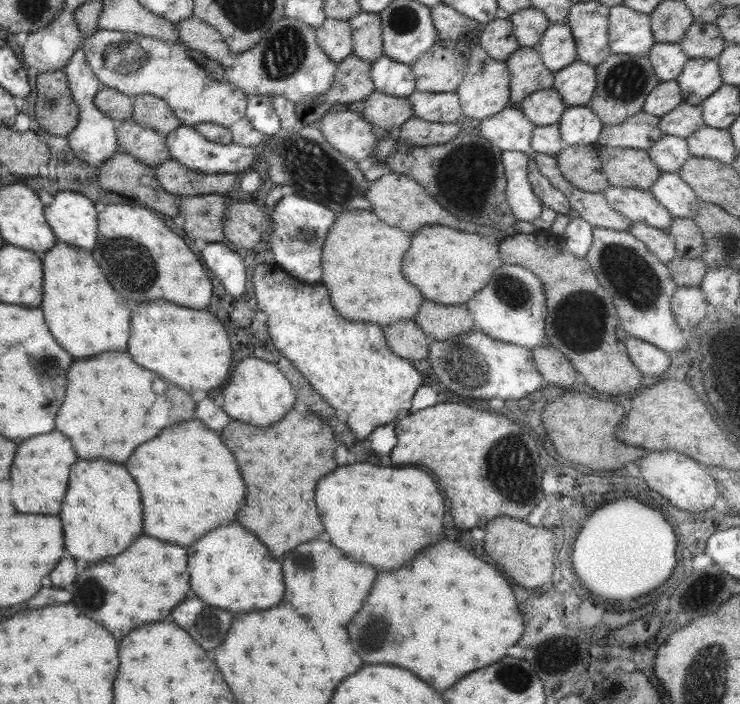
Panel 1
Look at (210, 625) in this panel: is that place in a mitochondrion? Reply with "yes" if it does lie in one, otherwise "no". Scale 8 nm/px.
yes

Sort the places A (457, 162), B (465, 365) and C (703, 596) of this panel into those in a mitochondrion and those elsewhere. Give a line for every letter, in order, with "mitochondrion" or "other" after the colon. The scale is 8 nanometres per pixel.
A: mitochondrion
B: mitochondrion
C: other

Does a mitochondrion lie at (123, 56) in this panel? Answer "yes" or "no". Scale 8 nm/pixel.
yes

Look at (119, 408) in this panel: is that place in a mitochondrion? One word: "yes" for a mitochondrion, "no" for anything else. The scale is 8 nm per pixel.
no

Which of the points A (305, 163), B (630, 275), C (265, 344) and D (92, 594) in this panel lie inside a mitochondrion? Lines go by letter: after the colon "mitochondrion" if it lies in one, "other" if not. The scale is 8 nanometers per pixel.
A: mitochondrion
B: mitochondrion
C: other
D: mitochondrion

